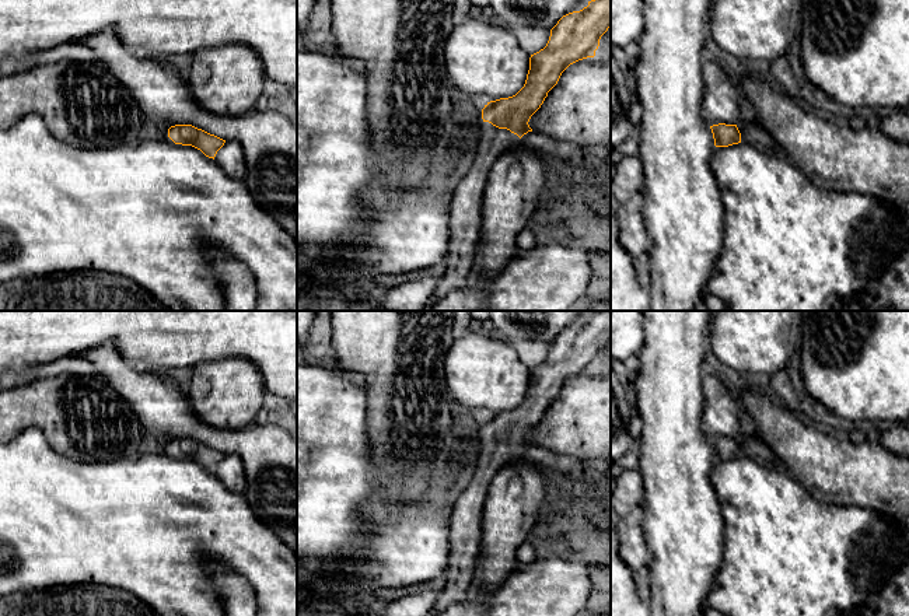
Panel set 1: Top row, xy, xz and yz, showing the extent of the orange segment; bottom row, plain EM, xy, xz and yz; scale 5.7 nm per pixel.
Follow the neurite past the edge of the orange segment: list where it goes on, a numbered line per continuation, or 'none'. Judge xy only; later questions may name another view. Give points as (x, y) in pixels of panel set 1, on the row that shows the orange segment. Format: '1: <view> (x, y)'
none

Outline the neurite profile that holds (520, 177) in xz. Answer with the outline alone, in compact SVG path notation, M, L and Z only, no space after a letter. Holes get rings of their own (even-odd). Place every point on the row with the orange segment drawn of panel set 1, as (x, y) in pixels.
M522 140L499 155L485 185L476 259L480 276L493 277L517 255L517 235L532 217L550 183L550 161Z

